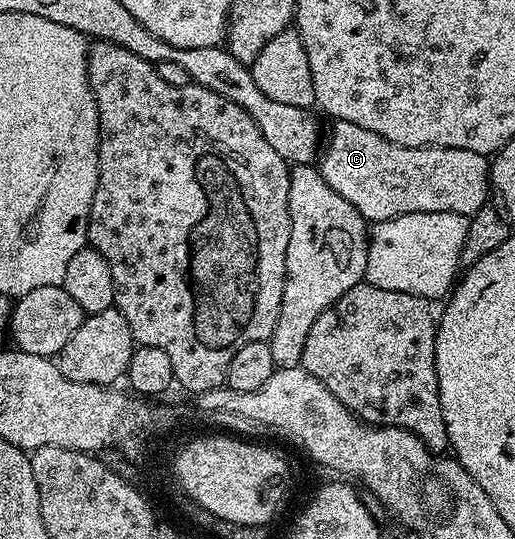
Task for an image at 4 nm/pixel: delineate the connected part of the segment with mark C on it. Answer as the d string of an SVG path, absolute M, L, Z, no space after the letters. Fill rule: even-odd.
M335 120L331 124L332 132L327 132L322 154L318 159L320 176L338 193L338 197L346 197L354 209L369 224L375 225L402 217L406 213L458 213L473 216L490 199L490 163L485 156L470 153L470 149L450 149L449 147L403 147L394 145L394 141L386 141L386 137L378 137L378 133L370 133L370 129L362 129L362 125L350 125L350 121Z

